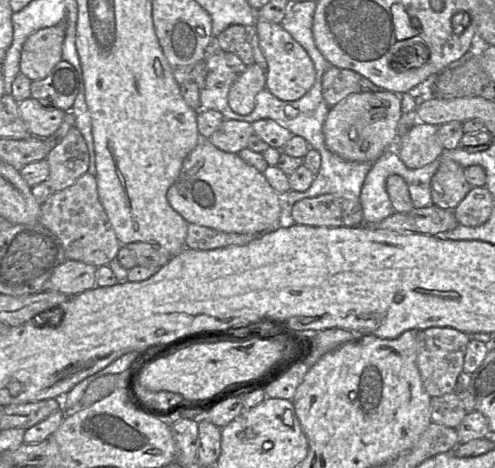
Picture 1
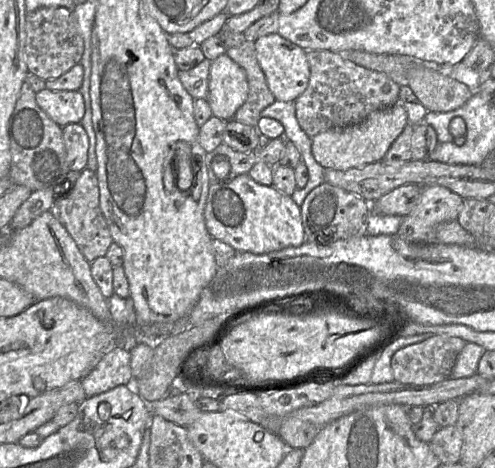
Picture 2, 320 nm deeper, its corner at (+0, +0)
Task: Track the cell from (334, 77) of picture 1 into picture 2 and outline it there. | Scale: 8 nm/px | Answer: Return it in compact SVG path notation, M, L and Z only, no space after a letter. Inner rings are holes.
M308 50L310 79L305 91L295 100L296 117L301 128L311 138L320 132L363 121L371 112L399 101L400 85L382 72L367 69L329 50Z

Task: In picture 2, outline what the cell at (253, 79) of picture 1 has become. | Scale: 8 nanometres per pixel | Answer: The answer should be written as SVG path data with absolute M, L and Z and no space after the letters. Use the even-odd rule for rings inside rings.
M227 53L212 60L209 73L208 95L213 116L232 120L236 111L248 97L245 70Z

